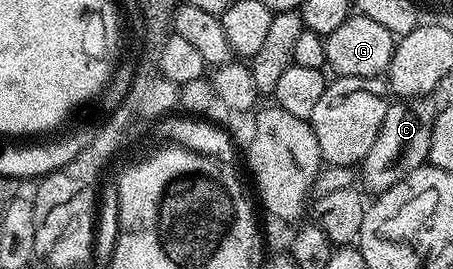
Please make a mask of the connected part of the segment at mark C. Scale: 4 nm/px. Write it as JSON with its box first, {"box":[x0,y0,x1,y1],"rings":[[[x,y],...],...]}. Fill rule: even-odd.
{"box":[359,99,435,195],"rings":[[[397,99],[394,100],[387,107],[387,115],[383,115],[383,127],[379,127],[379,135],[375,135],[375,143],[371,143],[371,151],[367,151],[367,155],[362,161],[359,163],[359,181],[362,186],[366,190],[370,189],[370,194],[376,195],[382,193],[383,191],[387,191],[390,187],[392,187],[395,183],[399,183],[403,178],[406,177],[407,174],[412,171],[412,169],[419,169],[422,165],[426,164],[429,159],[429,152],[431,151],[431,135],[433,134],[433,119],[435,116],[435,106],[432,100],[429,99]]]}

